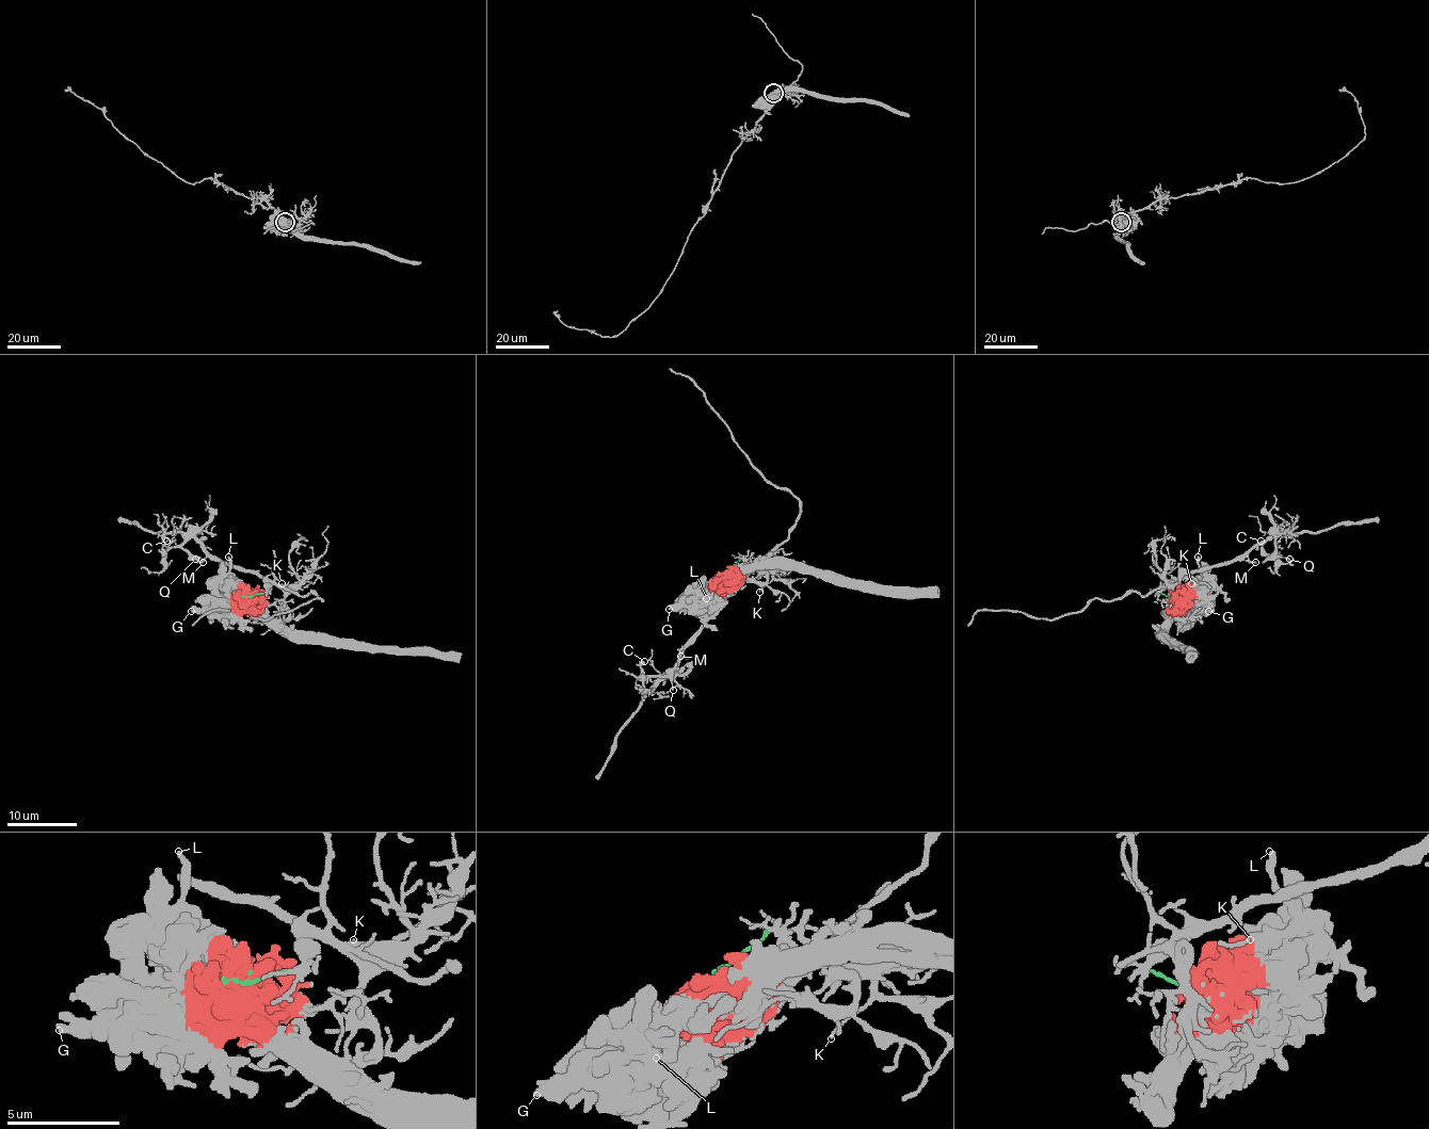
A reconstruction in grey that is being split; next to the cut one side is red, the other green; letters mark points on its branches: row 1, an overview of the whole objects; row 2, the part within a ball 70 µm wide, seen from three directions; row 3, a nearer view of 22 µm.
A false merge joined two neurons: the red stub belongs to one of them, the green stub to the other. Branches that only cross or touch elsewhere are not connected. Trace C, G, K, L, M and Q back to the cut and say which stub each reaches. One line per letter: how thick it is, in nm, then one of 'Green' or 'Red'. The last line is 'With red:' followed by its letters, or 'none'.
C: Thickness 170 nm. Green
G: Thickness 280 nm. Red
K: Thickness 110 nm. Green
L: Thickness 280 nm. Red
M: Thickness 130 nm. Green
Q: Thickness 140 nm. Green
With red: G, L

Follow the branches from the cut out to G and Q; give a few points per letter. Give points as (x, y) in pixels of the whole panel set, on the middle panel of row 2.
G: (724, 575), (707, 586), (694, 589), (669, 610)
Q: (724, 575), (743, 561), (743, 580), (686, 646), (679, 663), (671, 672), (660, 676), (671, 679), (672, 690)

